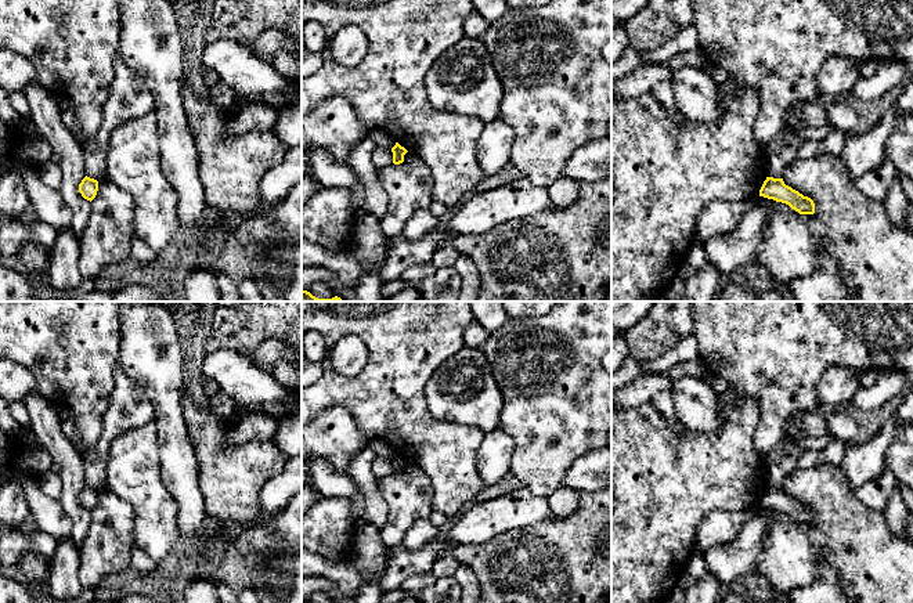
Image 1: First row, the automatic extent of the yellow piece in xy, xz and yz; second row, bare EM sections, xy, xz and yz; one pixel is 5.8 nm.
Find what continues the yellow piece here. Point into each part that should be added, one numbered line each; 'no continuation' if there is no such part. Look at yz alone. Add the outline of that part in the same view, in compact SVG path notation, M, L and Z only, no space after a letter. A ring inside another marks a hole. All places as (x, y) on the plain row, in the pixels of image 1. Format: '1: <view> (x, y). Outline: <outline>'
no continuation

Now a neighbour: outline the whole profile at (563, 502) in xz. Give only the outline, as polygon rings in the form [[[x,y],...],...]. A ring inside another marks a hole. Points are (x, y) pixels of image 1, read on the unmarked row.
[[[562,487],[548,497],[548,502],[553,514],[564,519],[578,509],[580,495],[573,490]]]

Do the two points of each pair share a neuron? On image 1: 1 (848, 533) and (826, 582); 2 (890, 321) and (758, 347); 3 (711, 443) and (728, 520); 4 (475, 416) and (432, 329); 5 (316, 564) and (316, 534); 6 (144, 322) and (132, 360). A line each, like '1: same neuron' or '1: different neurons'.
1: different neurons
2: same neuron
3: different neurons
4: different neurons
5: different neurons
6: same neuron

